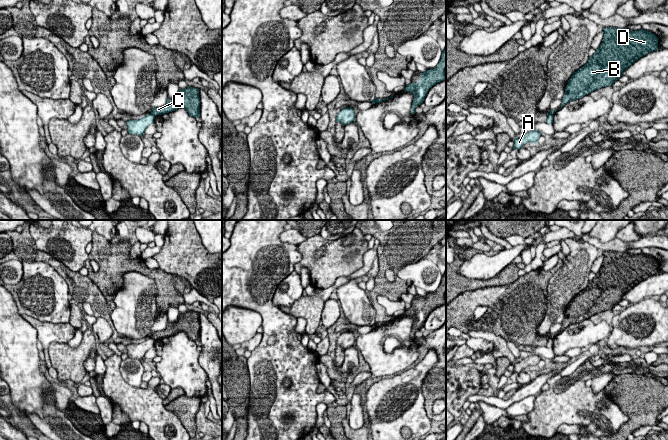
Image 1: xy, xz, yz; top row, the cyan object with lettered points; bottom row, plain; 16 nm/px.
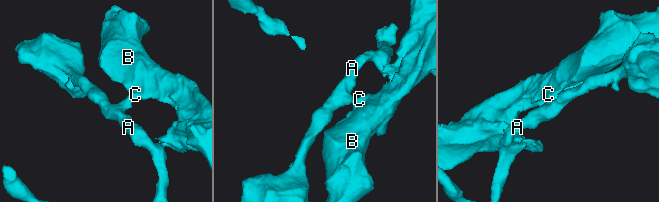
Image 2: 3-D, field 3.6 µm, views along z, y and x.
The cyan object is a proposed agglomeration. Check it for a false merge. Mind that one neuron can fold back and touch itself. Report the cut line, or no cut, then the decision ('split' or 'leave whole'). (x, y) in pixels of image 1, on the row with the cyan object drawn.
cut in xy along (150, 113), (154, 116); split

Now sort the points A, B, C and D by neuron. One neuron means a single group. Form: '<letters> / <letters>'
A / B C D

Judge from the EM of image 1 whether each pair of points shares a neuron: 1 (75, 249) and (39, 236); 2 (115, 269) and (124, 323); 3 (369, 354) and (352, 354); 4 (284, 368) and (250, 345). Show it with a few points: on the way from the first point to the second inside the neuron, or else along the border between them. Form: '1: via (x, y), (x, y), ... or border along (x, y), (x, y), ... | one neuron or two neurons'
1: via (68, 240), (63, 237), (48, 236) | one neuron
2: border along (132, 270), (123, 275), (112, 310) | two neurons
3: border along (354, 345), (358, 349) | two neurons
4: border along (262, 333), (260, 343), (251, 352) | two neurons

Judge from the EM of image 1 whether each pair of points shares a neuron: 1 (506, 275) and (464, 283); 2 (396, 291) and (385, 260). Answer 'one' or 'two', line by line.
1: one
2: one

